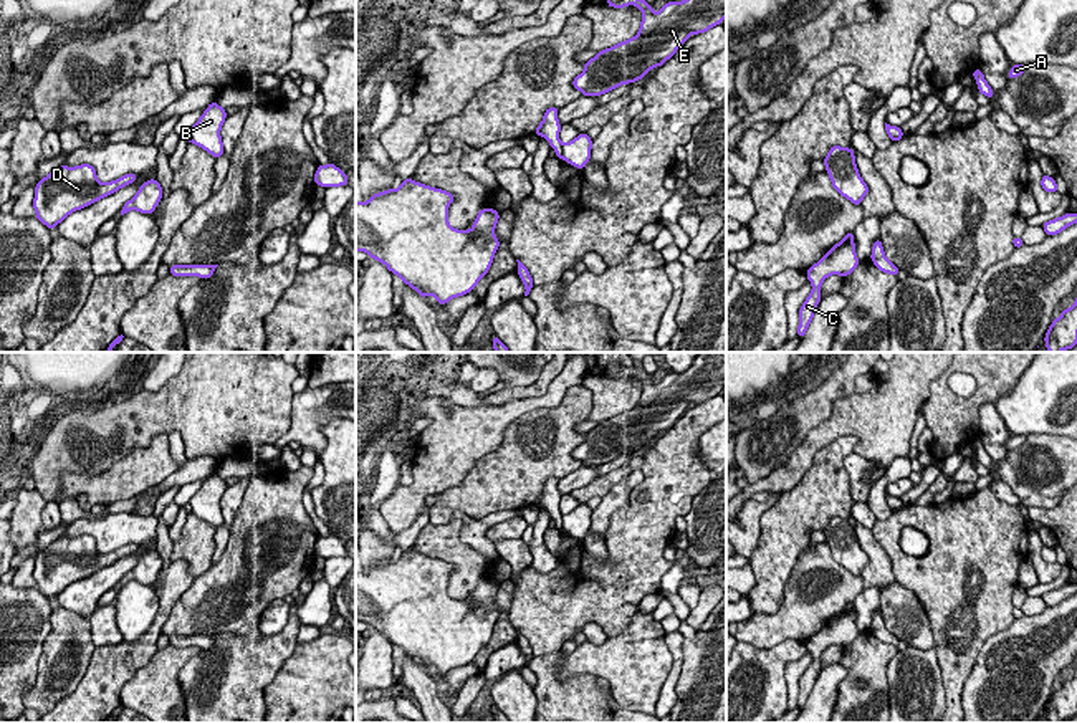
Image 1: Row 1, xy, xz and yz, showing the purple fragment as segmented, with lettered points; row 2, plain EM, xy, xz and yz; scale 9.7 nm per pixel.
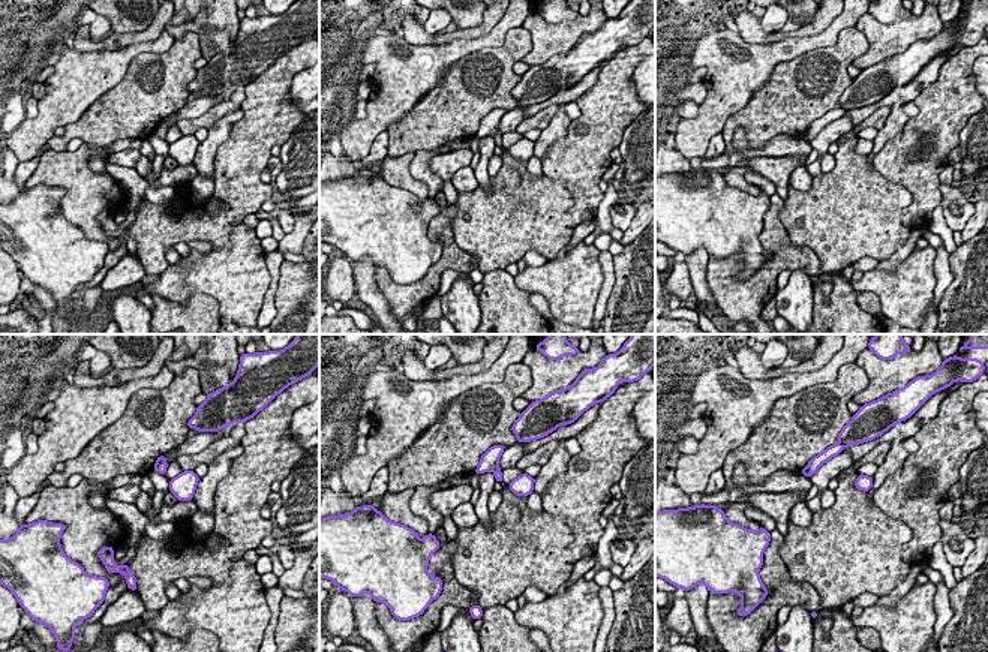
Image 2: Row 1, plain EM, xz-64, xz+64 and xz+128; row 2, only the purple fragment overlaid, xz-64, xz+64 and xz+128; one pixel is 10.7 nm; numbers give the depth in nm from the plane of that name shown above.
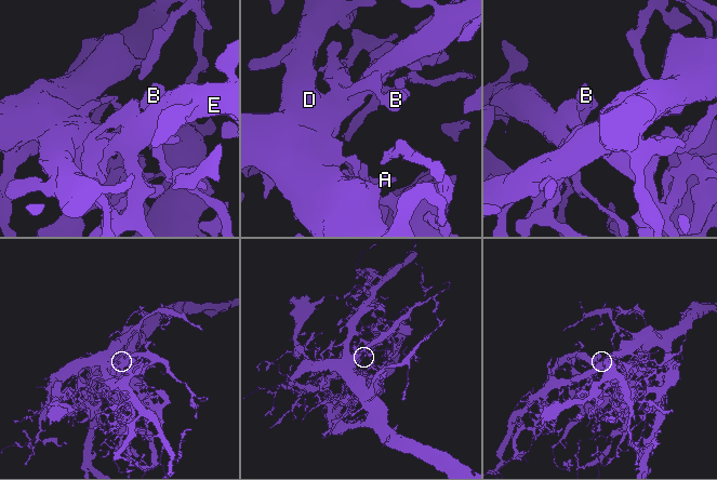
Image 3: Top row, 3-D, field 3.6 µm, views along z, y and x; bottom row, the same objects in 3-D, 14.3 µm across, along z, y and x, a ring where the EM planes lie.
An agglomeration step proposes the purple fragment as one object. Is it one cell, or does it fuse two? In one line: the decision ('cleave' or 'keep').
cleave

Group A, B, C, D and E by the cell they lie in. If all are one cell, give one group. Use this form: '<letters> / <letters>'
A C D E / B

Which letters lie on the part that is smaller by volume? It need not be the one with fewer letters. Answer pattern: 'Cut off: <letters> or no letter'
Cut off: B

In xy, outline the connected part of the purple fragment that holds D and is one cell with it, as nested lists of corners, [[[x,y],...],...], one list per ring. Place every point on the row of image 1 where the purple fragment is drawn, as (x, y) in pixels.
[[[89,164],[76,167],[60,165],[35,185],[33,207],[36,218],[51,230],[69,213],[136,180],[136,174],[126,174],[112,182],[103,184],[96,177],[96,169]]]

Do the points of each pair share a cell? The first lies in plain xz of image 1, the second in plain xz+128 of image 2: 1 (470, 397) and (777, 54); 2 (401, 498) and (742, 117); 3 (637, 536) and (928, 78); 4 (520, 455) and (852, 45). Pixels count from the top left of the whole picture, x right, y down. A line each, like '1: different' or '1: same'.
1: different
2: different
3: different
4: same

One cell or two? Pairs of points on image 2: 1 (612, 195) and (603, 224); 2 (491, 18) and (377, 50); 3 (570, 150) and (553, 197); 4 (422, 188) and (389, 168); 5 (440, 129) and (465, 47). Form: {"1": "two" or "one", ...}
{"1": "one", "2": "two", "3": "two", "4": "one", "5": "two"}

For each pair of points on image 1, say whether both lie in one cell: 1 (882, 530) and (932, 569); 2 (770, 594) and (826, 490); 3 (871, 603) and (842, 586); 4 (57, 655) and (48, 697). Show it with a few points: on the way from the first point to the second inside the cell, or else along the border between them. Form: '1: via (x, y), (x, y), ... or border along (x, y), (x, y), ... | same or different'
1: via (890, 545), (917, 571) | same
2: via (771, 568), (786, 530), (799, 517) | same
3: border along (864, 589), (852, 601) | different
4: via (57, 665), (57, 679), (50, 687) | same

